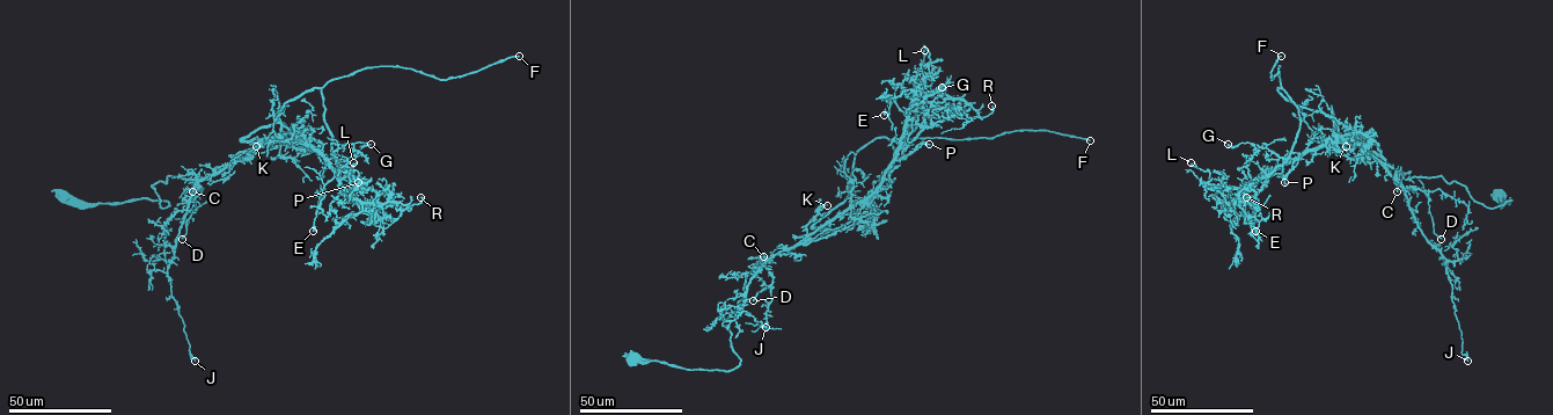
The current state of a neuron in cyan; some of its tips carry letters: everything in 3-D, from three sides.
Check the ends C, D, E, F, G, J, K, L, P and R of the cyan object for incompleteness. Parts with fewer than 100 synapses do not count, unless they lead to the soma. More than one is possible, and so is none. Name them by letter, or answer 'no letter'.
F

